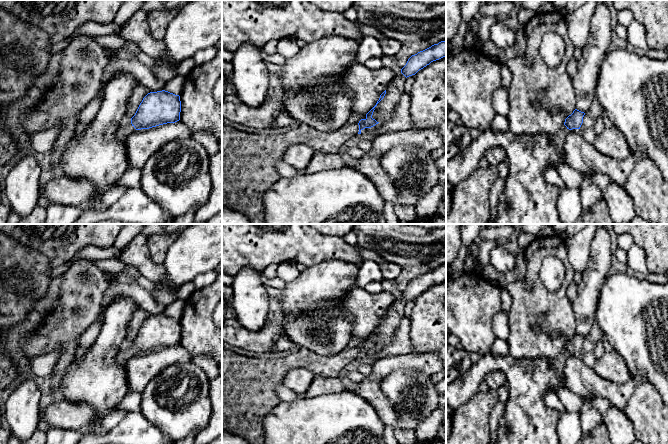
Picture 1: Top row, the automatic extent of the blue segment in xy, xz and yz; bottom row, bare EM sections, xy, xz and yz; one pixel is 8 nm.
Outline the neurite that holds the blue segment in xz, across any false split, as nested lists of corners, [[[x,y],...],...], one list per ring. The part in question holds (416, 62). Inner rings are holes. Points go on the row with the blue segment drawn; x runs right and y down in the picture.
[[[446,40],[412,55],[406,65],[401,69],[401,73],[407,78],[415,75],[431,62],[446,57]]]

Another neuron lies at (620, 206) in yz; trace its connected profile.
[[[611,182],[602,190],[602,199],[605,200],[608,213],[615,224],[631,222],[635,217],[633,200],[622,185]]]

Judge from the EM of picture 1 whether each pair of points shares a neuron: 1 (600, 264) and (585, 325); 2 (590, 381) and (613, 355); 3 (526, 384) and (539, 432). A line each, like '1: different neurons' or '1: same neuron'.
1: same neuron
2: different neurons
3: same neuron

